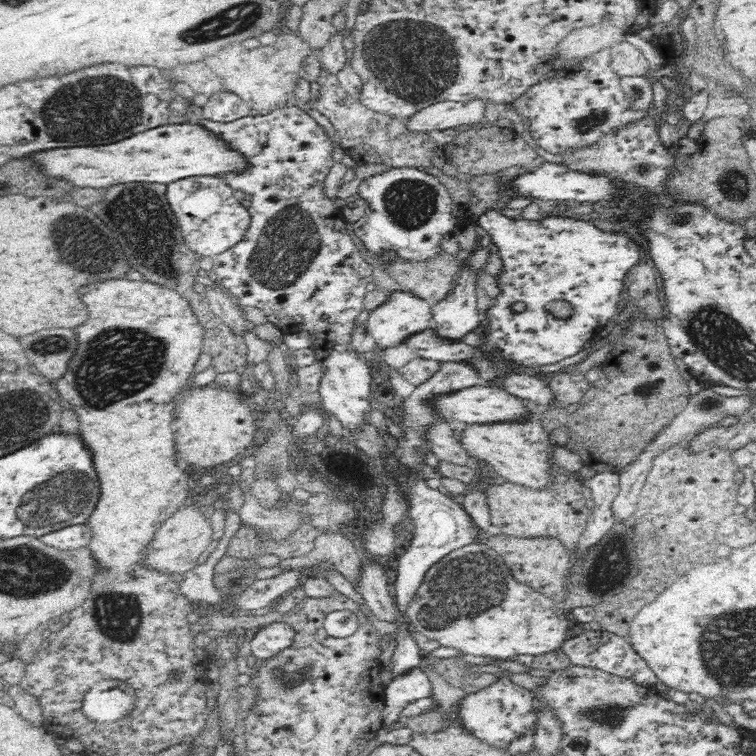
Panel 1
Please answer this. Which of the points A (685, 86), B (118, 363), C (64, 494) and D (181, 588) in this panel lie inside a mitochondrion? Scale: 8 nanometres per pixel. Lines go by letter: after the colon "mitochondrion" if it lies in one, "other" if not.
A: other
B: mitochondrion
C: mitochondrion
D: other

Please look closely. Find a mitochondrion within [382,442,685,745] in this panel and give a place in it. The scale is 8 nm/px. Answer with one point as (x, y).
(468, 587)

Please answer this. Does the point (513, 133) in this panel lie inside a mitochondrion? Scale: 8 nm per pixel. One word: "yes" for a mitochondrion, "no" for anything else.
no

